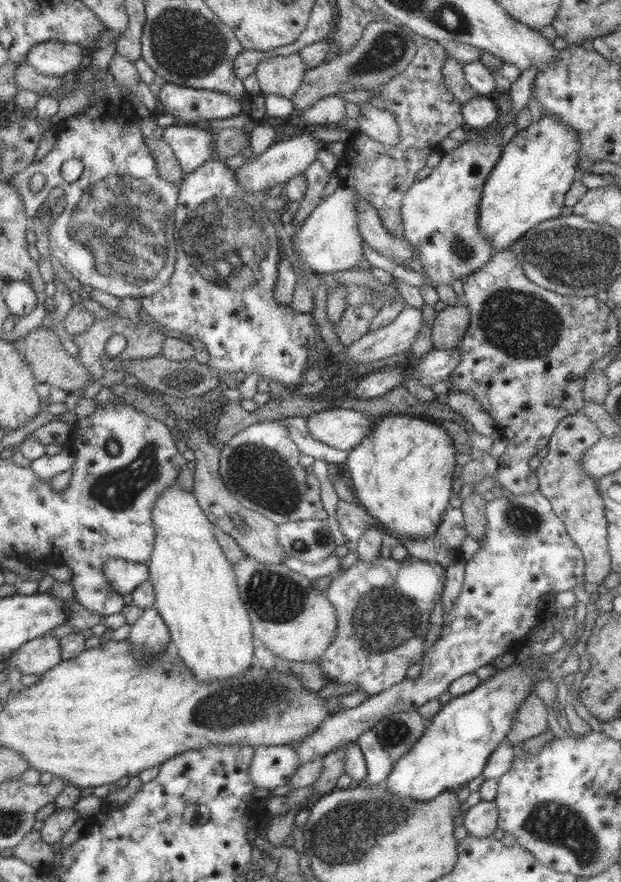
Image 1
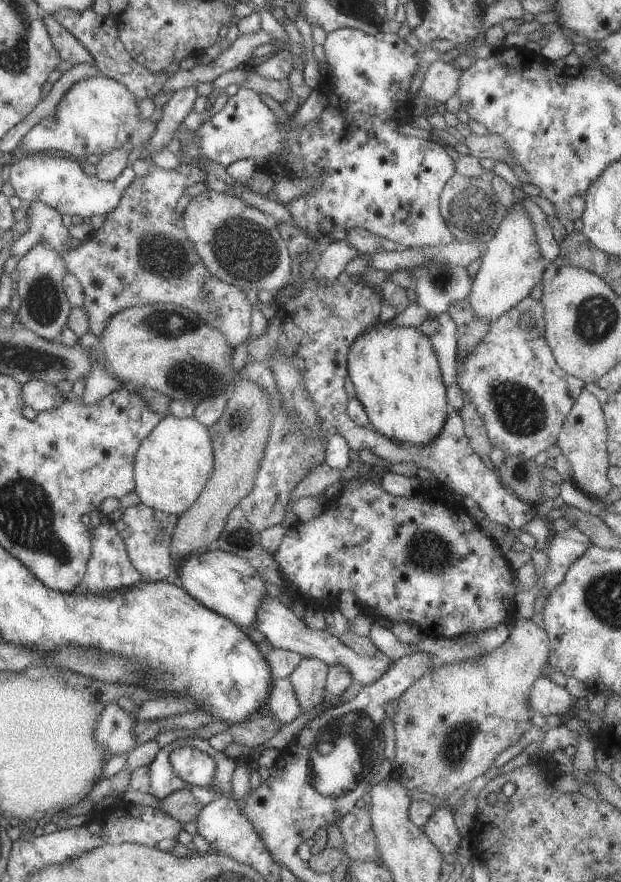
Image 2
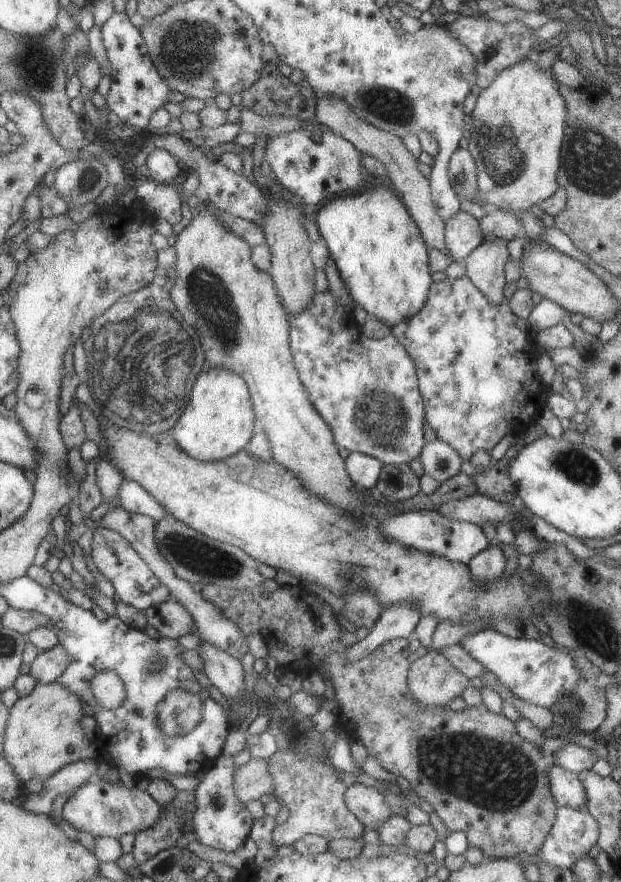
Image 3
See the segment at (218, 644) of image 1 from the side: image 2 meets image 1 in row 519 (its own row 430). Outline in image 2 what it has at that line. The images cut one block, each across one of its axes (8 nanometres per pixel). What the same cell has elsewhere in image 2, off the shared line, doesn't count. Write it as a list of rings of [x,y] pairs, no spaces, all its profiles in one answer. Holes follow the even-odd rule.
[[[169,413],[143,438],[135,452],[135,488],[132,491],[147,508],[170,515],[180,515],[197,500],[211,472],[213,448],[207,427],[193,415],[177,418]]]

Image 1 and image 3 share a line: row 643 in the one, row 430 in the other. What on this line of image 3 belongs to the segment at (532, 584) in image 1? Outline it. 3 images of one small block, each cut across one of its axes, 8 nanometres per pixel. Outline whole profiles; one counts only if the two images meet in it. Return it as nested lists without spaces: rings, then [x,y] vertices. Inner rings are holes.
[[[463,276],[459,278],[446,278],[438,282],[431,282],[429,290],[427,290],[427,300],[423,302],[423,306],[409,318],[403,318],[401,322],[395,323],[390,327],[390,333],[397,342],[401,343],[403,350],[407,352],[409,358],[415,364],[415,374],[417,377],[417,388],[423,399],[424,420],[433,430],[435,438],[451,446],[451,450],[455,450],[462,460],[469,460],[477,450],[490,451],[493,446],[499,442],[499,439],[505,434],[518,435],[522,432],[524,425],[529,424],[530,420],[536,420],[541,414],[541,410],[546,406],[546,400],[550,394],[550,389],[541,382],[537,375],[537,358],[542,354],[542,347],[535,340],[527,338],[527,328],[529,324],[526,320],[517,318],[511,312],[508,301],[501,300],[499,304],[489,304],[487,298],[471,284],[469,277]]]

